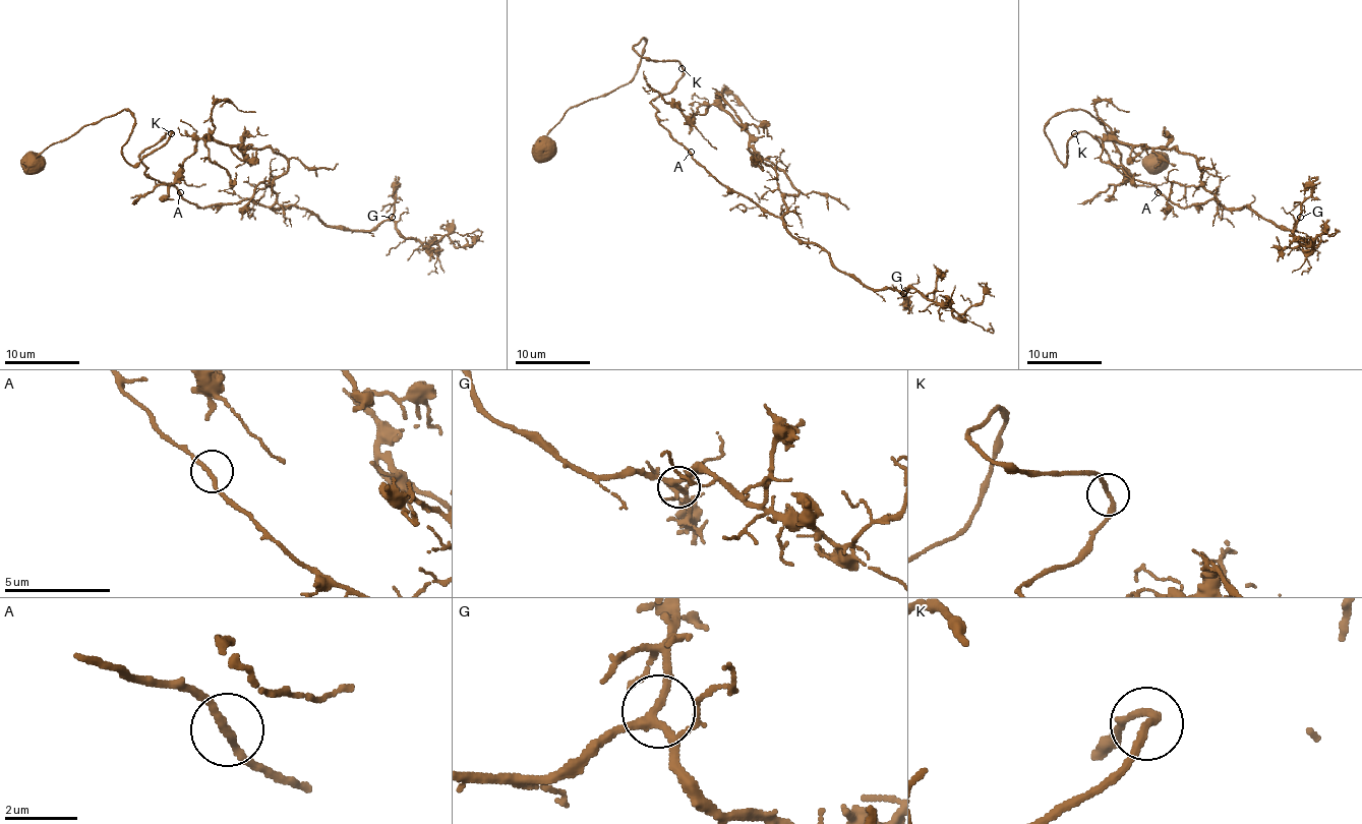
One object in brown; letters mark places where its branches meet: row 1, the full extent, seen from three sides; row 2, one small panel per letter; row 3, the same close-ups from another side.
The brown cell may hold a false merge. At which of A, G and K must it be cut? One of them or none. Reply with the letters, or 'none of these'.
none of these

